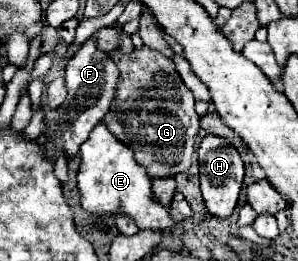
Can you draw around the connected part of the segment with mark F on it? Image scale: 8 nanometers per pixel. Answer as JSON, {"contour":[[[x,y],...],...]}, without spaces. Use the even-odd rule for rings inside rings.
{"contour":[[[91,38],[69,60],[65,70],[67,70],[67,74],[65,74],[65,86],[67,86],[65,102],[61,104],[61,108],[45,110],[45,114],[43,114],[45,130],[41,136],[45,138],[45,142],[49,140],[53,144],[53,148],[45,148],[45,156],[49,156],[49,160],[55,160],[59,156],[75,158],[79,154],[79,146],[87,140],[89,132],[101,122],[105,112],[109,112],[113,94],[117,88],[117,80],[119,80],[117,66],[113,64],[113,60],[107,58],[105,52],[101,52],[95,46],[95,42]]]}

